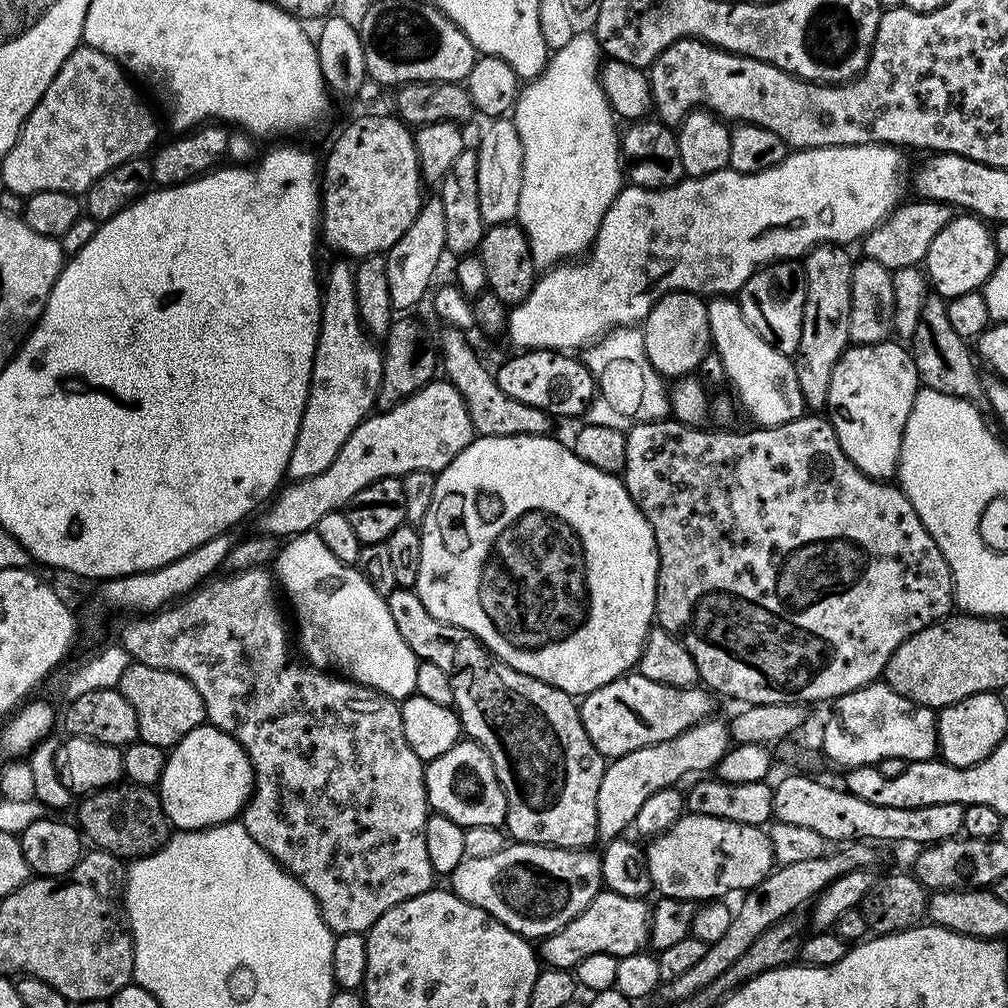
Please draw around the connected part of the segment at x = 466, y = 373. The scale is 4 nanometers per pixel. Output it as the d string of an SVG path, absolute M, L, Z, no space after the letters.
M445 327L445 332L438 336L438 356L442 361L443 375L462 394L470 410L473 433L482 436L546 436L553 430L553 417L543 408L526 406L514 402L499 386L497 377L488 373L488 368L476 357L472 344L461 329Z

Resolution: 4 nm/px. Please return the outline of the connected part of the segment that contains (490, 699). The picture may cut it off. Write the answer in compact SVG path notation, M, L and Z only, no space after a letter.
M395 588L386 599L394 626L398 626L402 642L410 646L417 661L434 662L434 666L439 666L446 678L450 678L450 690L454 690L452 704L460 717L463 735L475 740L484 747L486 754L490 754L494 774L498 774L508 803L504 819L507 835L525 844L591 849L592 843L598 840L598 806L606 757L596 749L594 742L590 742L586 726L582 726L579 703L569 692L506 666L506 662L489 652L474 634L434 618L413 589Z

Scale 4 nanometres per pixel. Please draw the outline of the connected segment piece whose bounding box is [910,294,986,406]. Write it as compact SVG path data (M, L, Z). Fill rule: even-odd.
M930 294L926 302L922 302L922 318L918 322L918 330L910 338L910 351L918 370L918 378L925 388L968 400L977 406L983 405L986 401L986 390L982 375L976 369L977 357L969 341L954 331L950 317L946 314L947 309L945 297L935 294Z

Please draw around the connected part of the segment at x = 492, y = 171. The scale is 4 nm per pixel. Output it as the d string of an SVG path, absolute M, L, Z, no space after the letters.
M496 118L480 136L476 148L478 158L478 206L485 225L508 224L518 214L518 198L522 194L522 138L518 138L515 123L508 118Z

